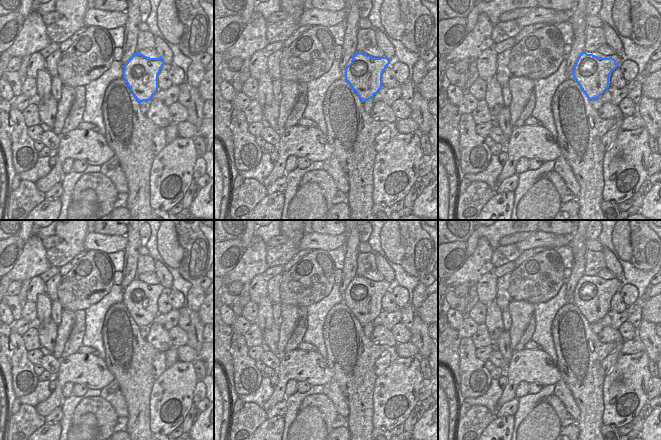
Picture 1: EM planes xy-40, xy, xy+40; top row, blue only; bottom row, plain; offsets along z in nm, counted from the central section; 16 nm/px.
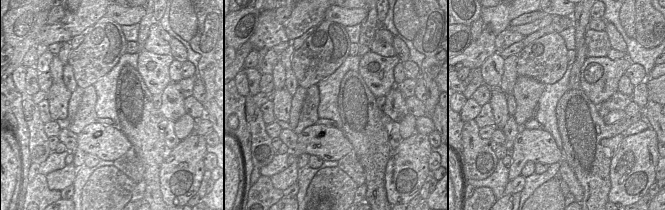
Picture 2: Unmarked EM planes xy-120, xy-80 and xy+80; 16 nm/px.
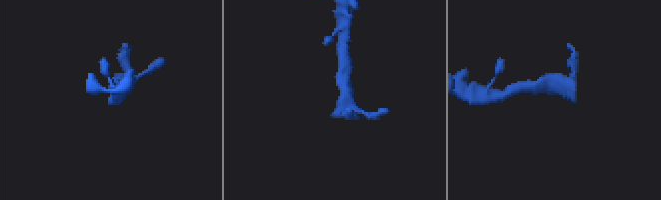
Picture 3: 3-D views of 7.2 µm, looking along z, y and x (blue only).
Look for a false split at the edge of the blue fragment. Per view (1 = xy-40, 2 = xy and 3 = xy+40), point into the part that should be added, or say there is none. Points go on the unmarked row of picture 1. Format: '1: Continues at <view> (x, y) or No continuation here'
1: No continuation here
2: No continuation here
3: No continuation here.

